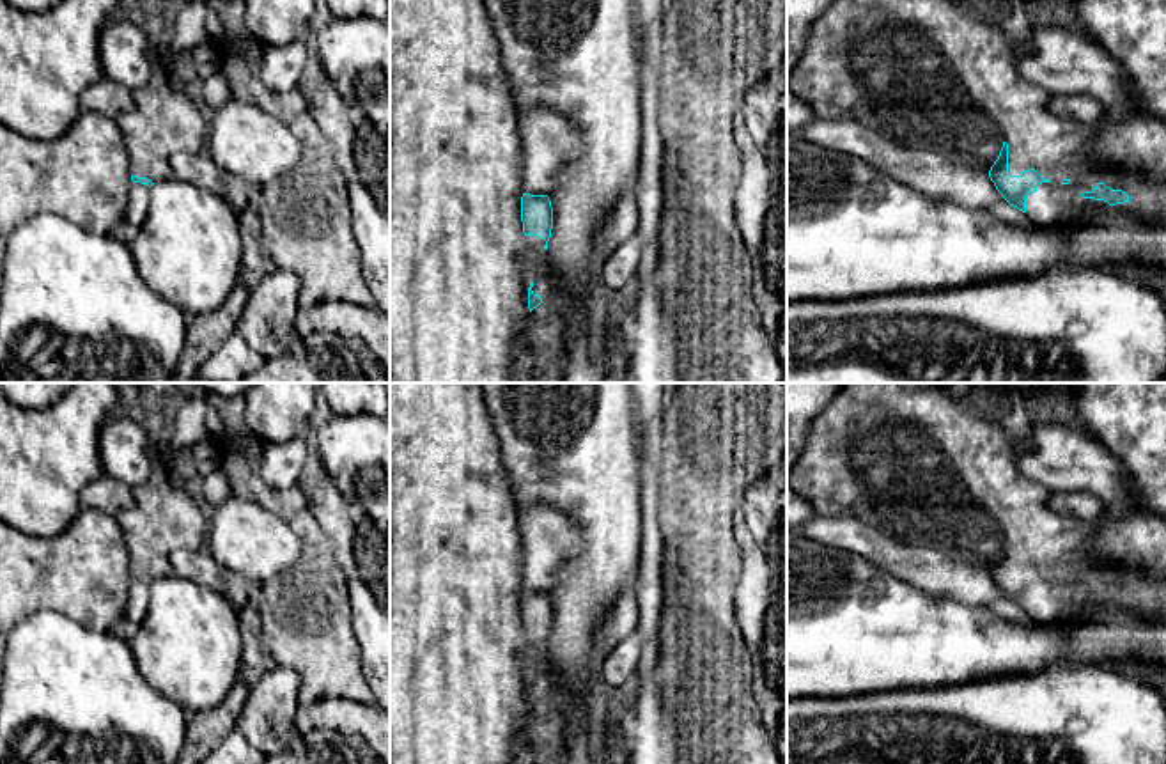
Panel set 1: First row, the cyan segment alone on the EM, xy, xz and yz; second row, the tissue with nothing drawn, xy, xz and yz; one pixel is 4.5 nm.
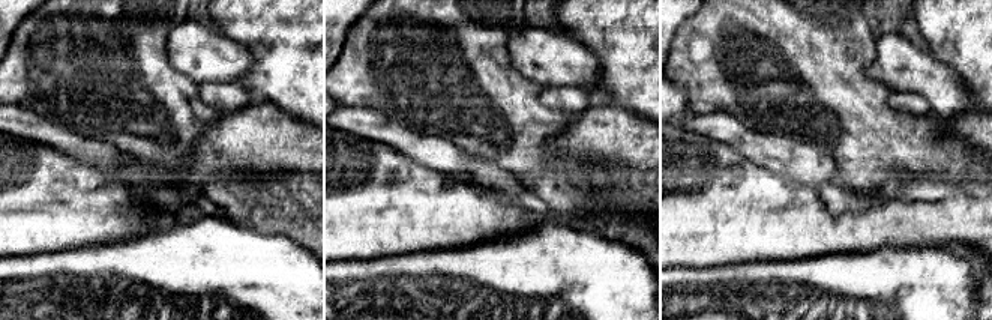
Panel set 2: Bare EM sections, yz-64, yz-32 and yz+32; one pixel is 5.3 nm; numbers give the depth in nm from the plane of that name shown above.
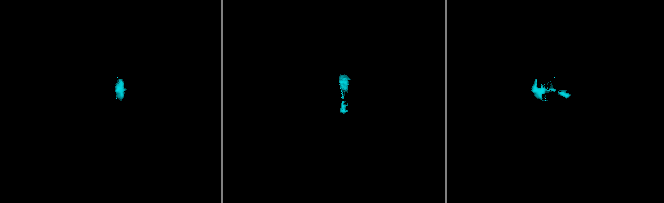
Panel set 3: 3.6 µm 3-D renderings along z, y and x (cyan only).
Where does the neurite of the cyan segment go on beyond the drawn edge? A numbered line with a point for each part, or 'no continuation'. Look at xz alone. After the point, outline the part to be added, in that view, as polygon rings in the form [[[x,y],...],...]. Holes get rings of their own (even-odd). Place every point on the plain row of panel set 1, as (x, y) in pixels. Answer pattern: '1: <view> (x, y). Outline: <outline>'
1: xz (546, 724). Outline: [[[537,633],[525,635],[528,643],[526,663],[533,679],[532,688],[542,695],[542,700],[532,707],[530,716],[530,732],[539,752],[539,764],[562,764],[565,711],[551,691],[555,677],[544,647],[546,638]]]

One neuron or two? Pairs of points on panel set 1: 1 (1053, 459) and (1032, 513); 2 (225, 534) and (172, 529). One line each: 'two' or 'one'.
1: two
2: two

